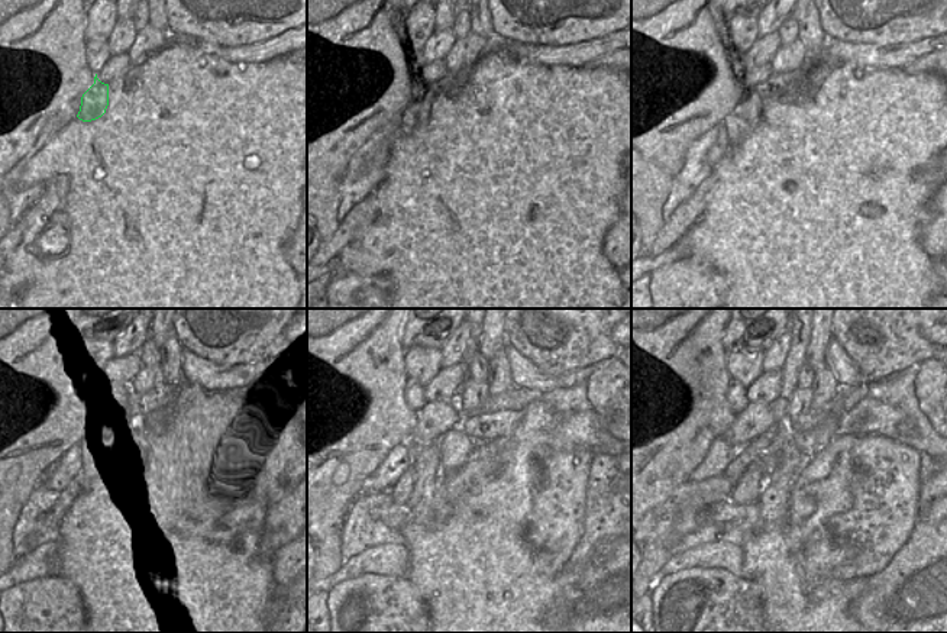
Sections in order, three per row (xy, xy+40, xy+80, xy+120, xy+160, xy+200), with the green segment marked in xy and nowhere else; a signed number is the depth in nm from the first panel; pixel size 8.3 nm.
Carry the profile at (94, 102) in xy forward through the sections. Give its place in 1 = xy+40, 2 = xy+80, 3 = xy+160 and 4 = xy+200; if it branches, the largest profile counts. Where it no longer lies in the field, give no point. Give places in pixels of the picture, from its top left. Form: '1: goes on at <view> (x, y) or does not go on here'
1: goes on at xy+40 (416, 113)
2: goes on at xy+80 (743, 119)
3: goes on at xy+160 (426, 459)
4: goes on at xy+200 (747, 488)

